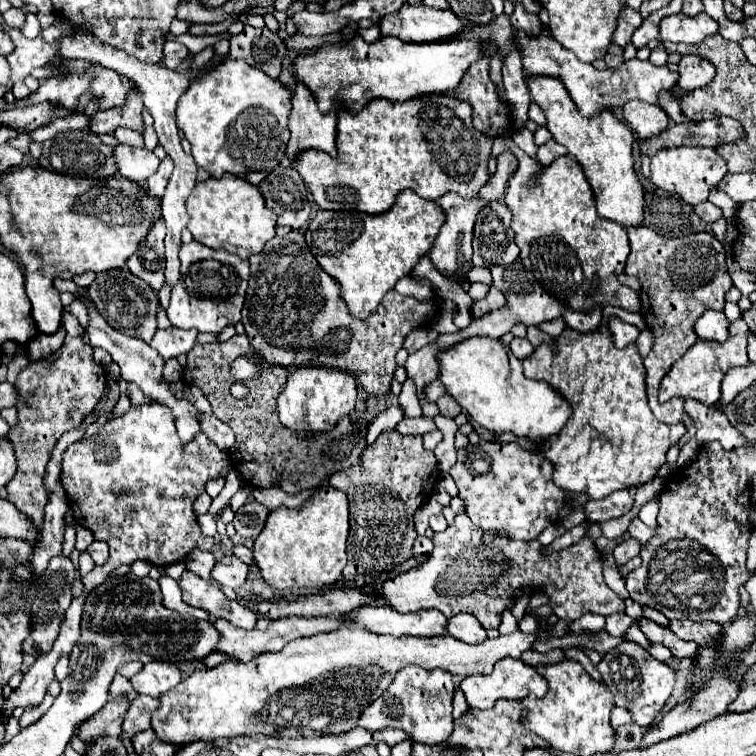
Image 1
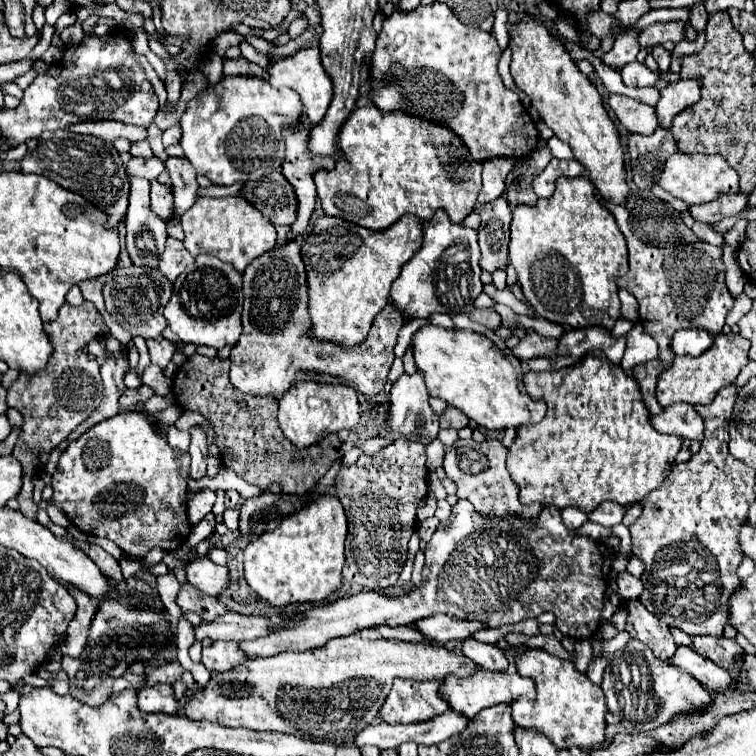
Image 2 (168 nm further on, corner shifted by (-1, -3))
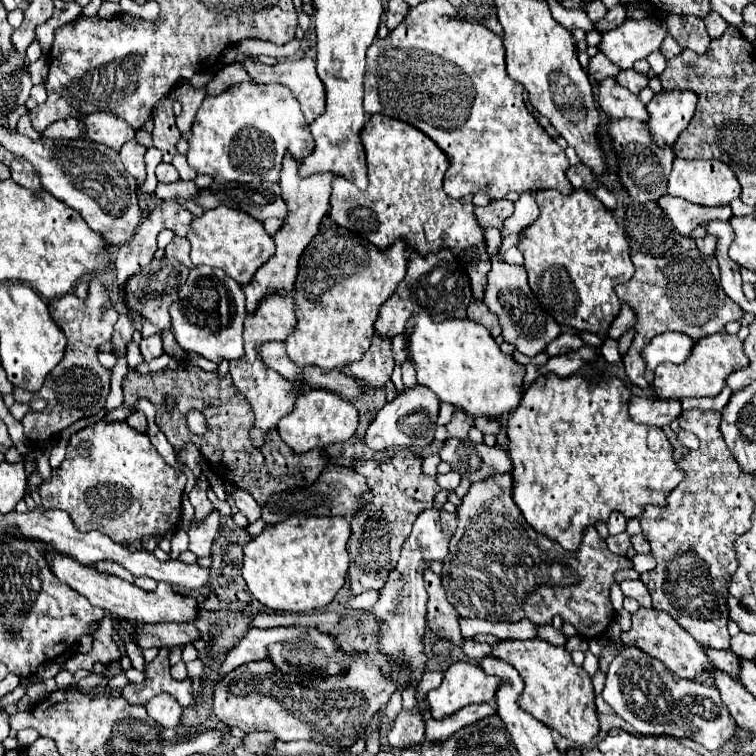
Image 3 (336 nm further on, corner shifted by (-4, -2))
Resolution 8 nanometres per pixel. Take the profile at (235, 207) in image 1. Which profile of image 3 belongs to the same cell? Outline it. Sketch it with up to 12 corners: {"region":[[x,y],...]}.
{"region":[[236,209],[194,219],[194,265],[238,285],[274,253],[260,221]]}

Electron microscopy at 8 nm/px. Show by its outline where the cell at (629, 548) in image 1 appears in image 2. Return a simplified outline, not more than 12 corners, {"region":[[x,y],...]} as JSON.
{"region":[[627,570],[615,582],[625,600],[635,600],[643,590],[641,580]]}

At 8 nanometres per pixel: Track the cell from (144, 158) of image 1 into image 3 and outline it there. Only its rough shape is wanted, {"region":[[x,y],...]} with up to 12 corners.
{"region":[[170,163],[156,167],[158,181],[180,181],[176,169]]}

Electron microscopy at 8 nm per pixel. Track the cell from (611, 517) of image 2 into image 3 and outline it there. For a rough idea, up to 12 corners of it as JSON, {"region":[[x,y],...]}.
{"region":[[612,513],[608,519],[610,535],[626,531],[626,519],[622,513]]}

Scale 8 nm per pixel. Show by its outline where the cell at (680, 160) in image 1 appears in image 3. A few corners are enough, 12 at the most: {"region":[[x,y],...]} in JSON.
{"region":[[674,159],[668,193],[696,205],[740,195],[722,161]]}

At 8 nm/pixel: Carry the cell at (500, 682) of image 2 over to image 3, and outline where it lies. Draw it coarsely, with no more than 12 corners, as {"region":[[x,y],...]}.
{"region":[[456,661],[426,695],[442,719],[472,703],[492,703],[500,679]]}

